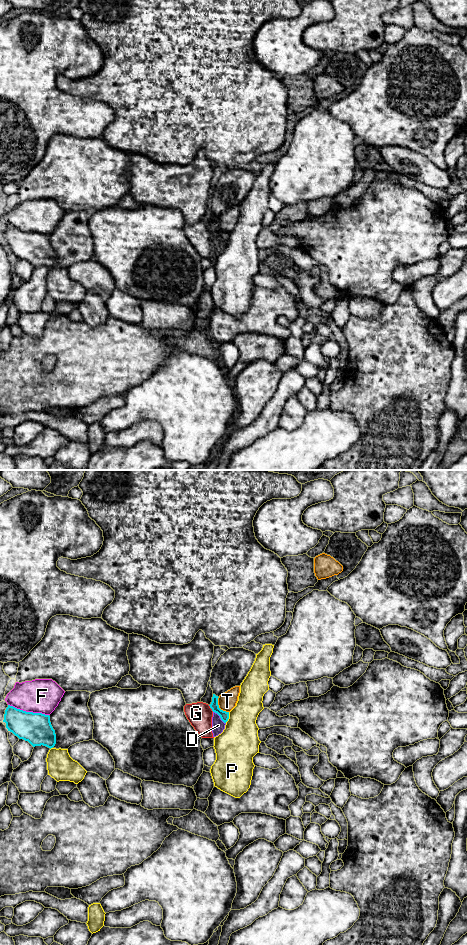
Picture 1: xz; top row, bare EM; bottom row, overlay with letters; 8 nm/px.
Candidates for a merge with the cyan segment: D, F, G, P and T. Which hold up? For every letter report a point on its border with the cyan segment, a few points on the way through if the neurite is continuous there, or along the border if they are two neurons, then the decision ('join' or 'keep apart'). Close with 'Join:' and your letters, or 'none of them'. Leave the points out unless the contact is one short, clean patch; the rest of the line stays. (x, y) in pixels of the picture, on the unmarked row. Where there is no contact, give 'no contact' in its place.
D: meets cyan in xz at (220, 237); border along xz (213, 231), (225, 243); keep apart
F: meets cyan in xz at (28, 232); keep apart
G: meets cyan in xz at (210, 227); keep apart
P: meets cyan in xz at (228, 237); keep apart
T: meets cyan in xz at (218, 227); border along xz (218, 217), (218, 226), (228, 232); keep apart
Join: none of them

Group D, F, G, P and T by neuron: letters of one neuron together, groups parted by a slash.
D T / F / G / P

